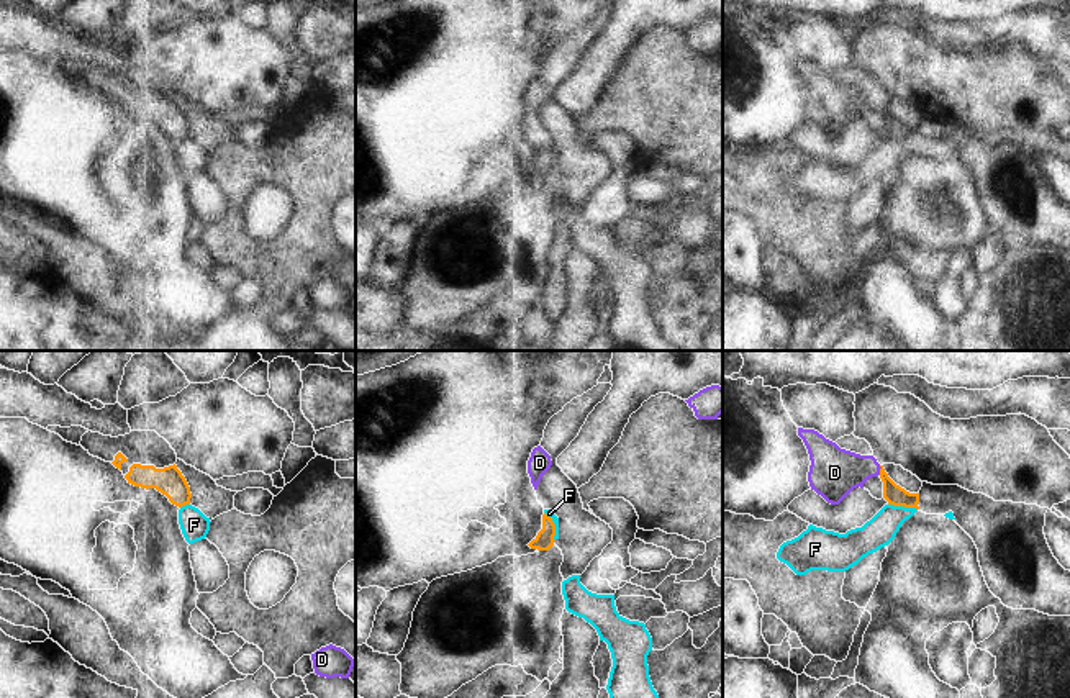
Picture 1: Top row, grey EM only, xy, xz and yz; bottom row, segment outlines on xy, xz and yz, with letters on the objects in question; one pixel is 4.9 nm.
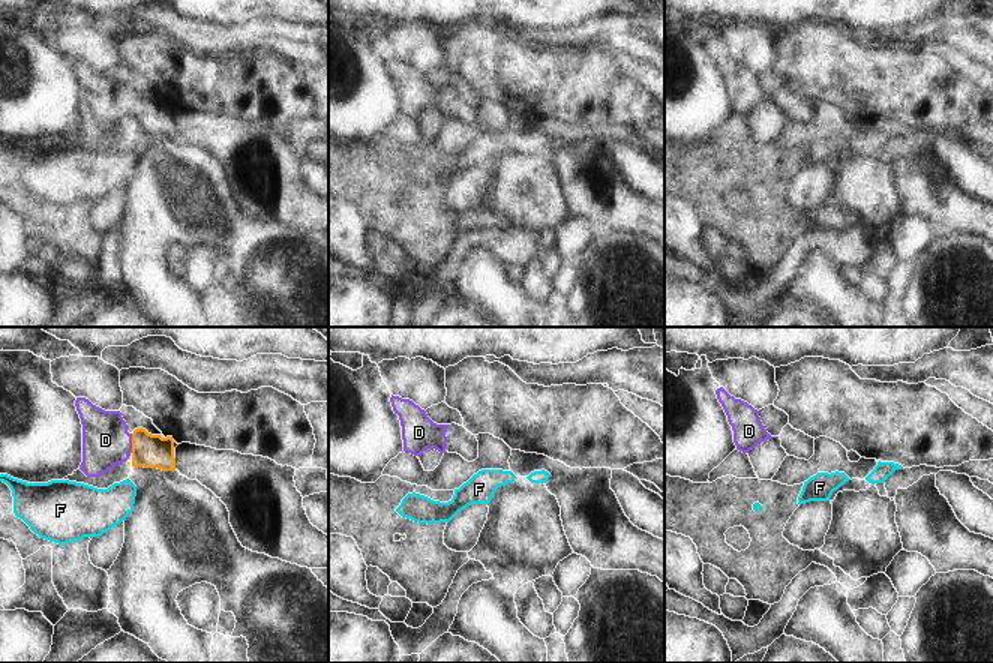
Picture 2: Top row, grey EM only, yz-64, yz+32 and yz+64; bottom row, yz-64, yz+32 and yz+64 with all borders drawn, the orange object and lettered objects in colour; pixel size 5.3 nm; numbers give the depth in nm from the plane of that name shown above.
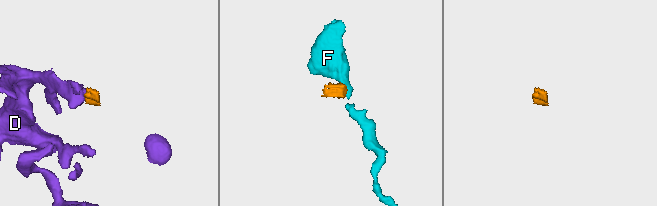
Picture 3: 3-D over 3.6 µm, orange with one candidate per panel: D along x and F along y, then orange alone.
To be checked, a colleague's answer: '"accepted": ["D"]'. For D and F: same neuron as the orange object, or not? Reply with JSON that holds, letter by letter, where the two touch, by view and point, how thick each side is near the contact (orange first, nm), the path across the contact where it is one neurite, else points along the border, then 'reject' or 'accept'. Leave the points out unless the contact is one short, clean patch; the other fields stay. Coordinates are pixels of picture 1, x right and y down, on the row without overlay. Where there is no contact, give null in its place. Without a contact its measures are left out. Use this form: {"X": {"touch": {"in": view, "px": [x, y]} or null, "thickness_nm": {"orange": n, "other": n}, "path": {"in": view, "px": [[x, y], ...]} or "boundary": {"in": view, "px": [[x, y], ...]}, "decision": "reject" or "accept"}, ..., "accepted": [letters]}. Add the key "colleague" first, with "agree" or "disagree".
{"colleague": "agree", "D": {"touch": {"in": "yz", "px": [880, 104]}, "thickness_nm": {"orange": 100, "other": 240}, "path": {"in": "yz", "px": [[893, 126], [880, 104], [834, 105]]}, "decision": "accept"}, "F": {"touch": {"in": "yz", "px": [903, 138]}, "thickness_nm": {"orange": 100, "other": 150}, "boundary": {"in": "yz", "px": [[888, 136], [916, 143]]}, "decision": "reject"}, "accepted": ["D"]}

